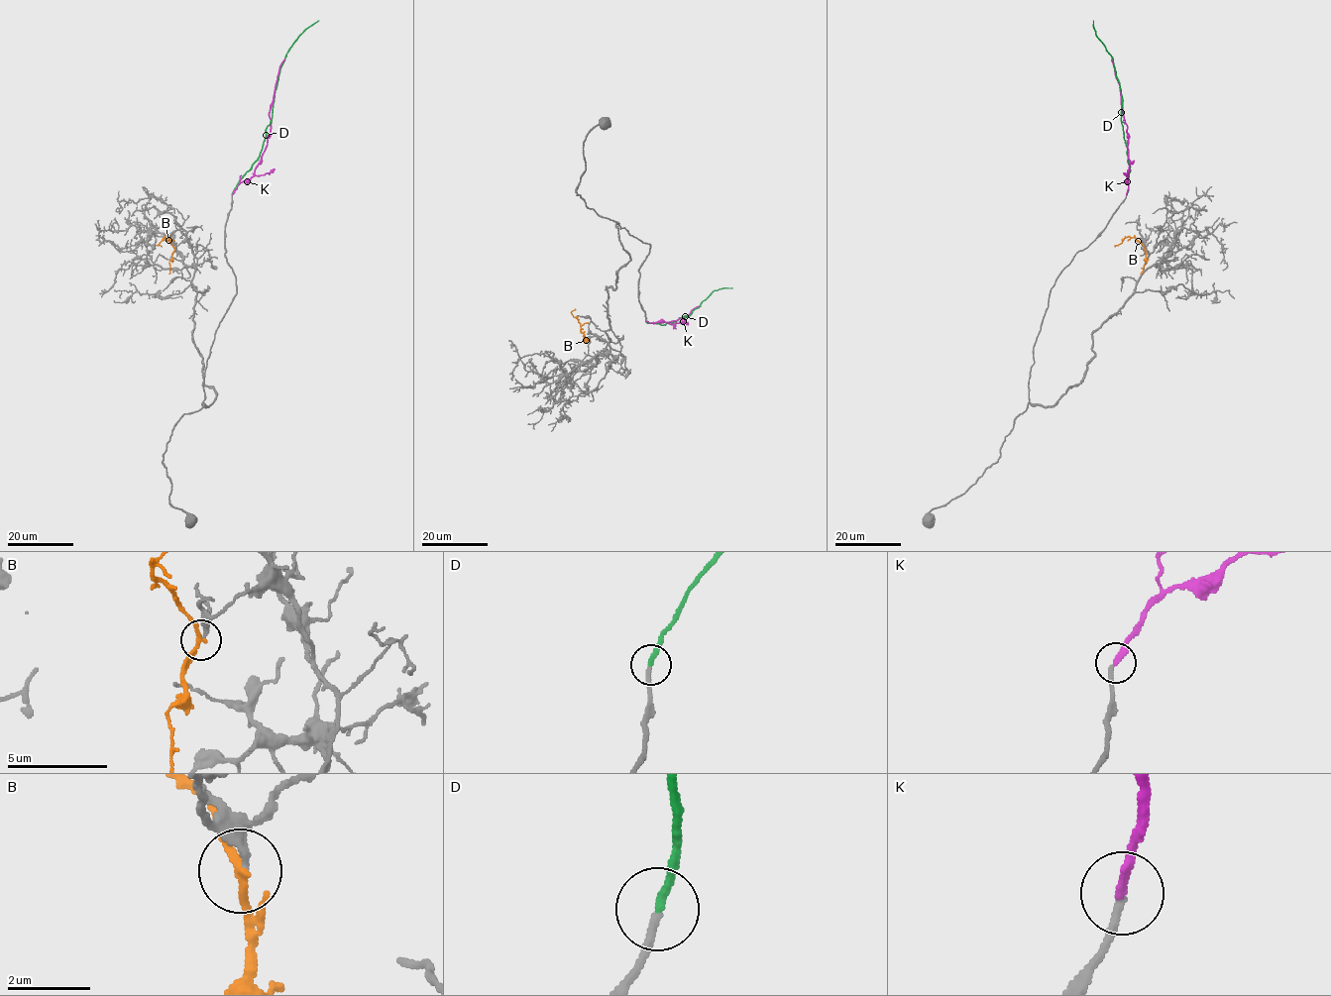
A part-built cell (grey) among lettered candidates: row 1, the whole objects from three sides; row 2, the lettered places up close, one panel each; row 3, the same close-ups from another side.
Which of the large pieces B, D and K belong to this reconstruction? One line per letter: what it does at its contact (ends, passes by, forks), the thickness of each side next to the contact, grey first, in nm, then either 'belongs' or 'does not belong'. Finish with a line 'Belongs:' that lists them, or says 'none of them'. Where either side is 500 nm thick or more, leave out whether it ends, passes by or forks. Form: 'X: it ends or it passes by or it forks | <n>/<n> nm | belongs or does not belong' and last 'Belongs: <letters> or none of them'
B: it passes by | 220/190 nm | does not belong
D: it ends | 180/200 nm | belongs
K: it ends | 180/260 nm | does not belong
Belongs: D

